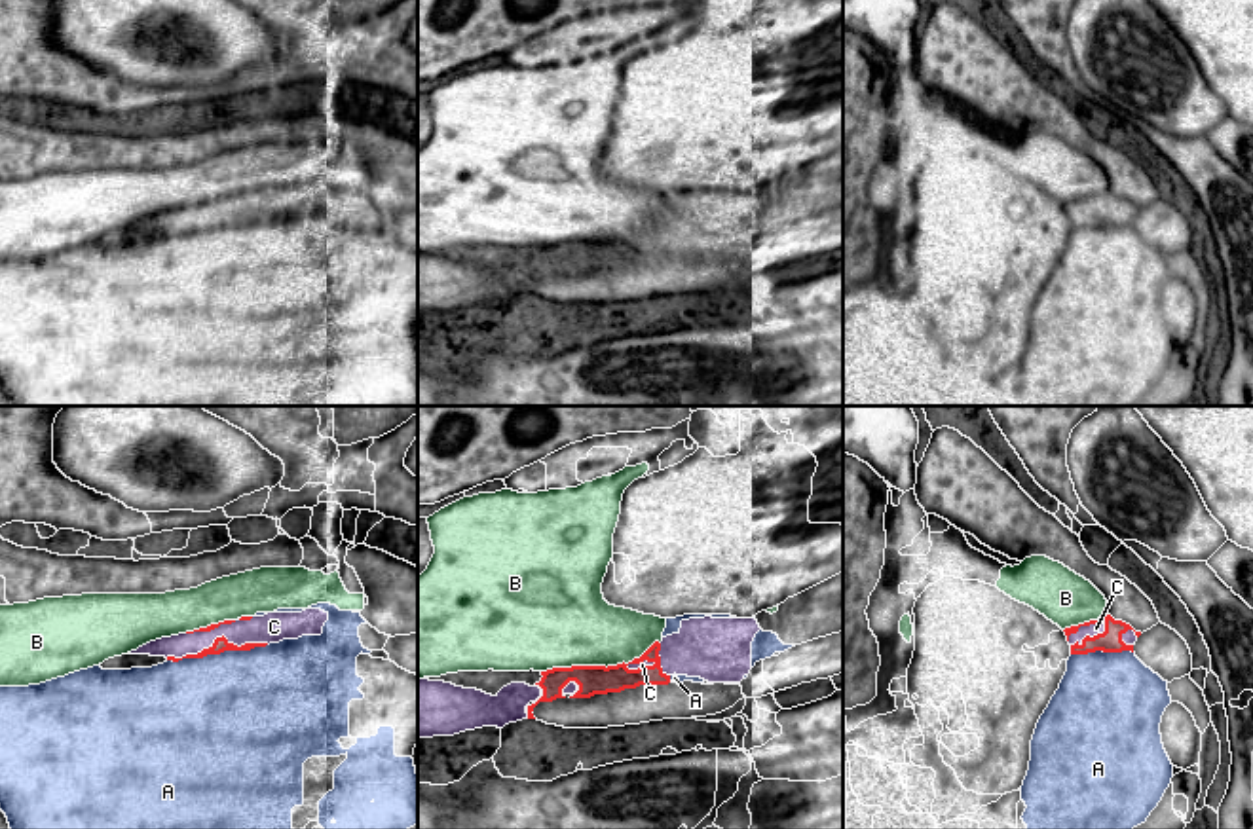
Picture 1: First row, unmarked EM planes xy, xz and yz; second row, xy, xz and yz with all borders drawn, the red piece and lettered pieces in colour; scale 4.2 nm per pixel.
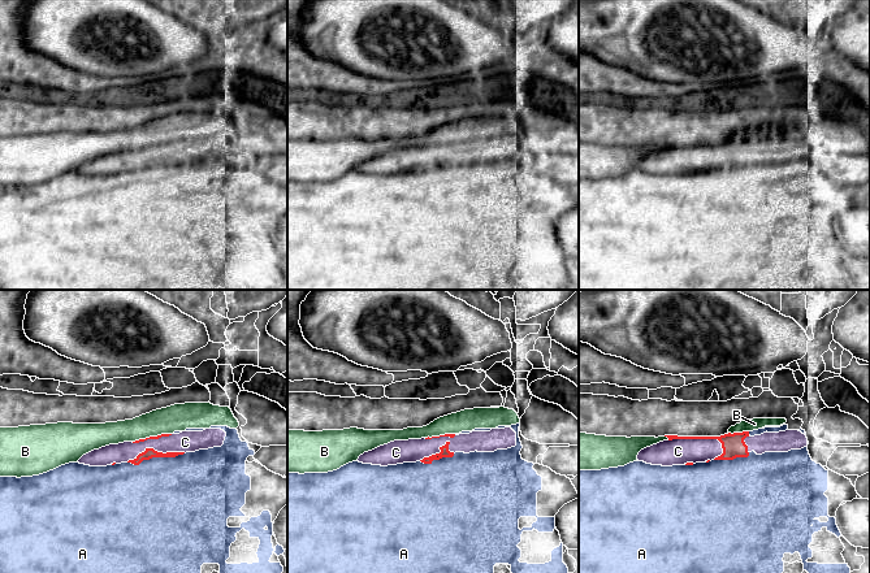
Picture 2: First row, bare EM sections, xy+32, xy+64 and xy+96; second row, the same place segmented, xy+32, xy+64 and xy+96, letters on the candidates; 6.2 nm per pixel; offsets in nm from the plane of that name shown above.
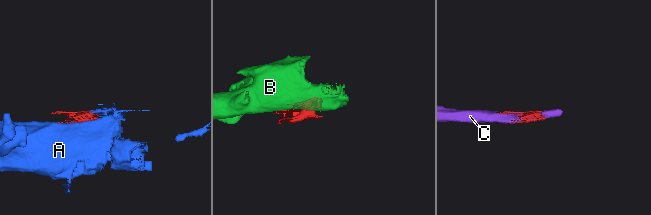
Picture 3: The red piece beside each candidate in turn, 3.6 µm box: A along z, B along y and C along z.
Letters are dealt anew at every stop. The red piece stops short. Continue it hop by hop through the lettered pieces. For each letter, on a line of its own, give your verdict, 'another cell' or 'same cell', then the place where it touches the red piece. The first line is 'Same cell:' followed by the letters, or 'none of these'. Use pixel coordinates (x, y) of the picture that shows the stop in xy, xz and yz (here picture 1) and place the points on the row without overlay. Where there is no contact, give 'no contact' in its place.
Same cell: C
A: another cell; contact xy (217, 228)
B: another cell; contact xz (600, 241)
C: same cell; contact xy (217, 213)

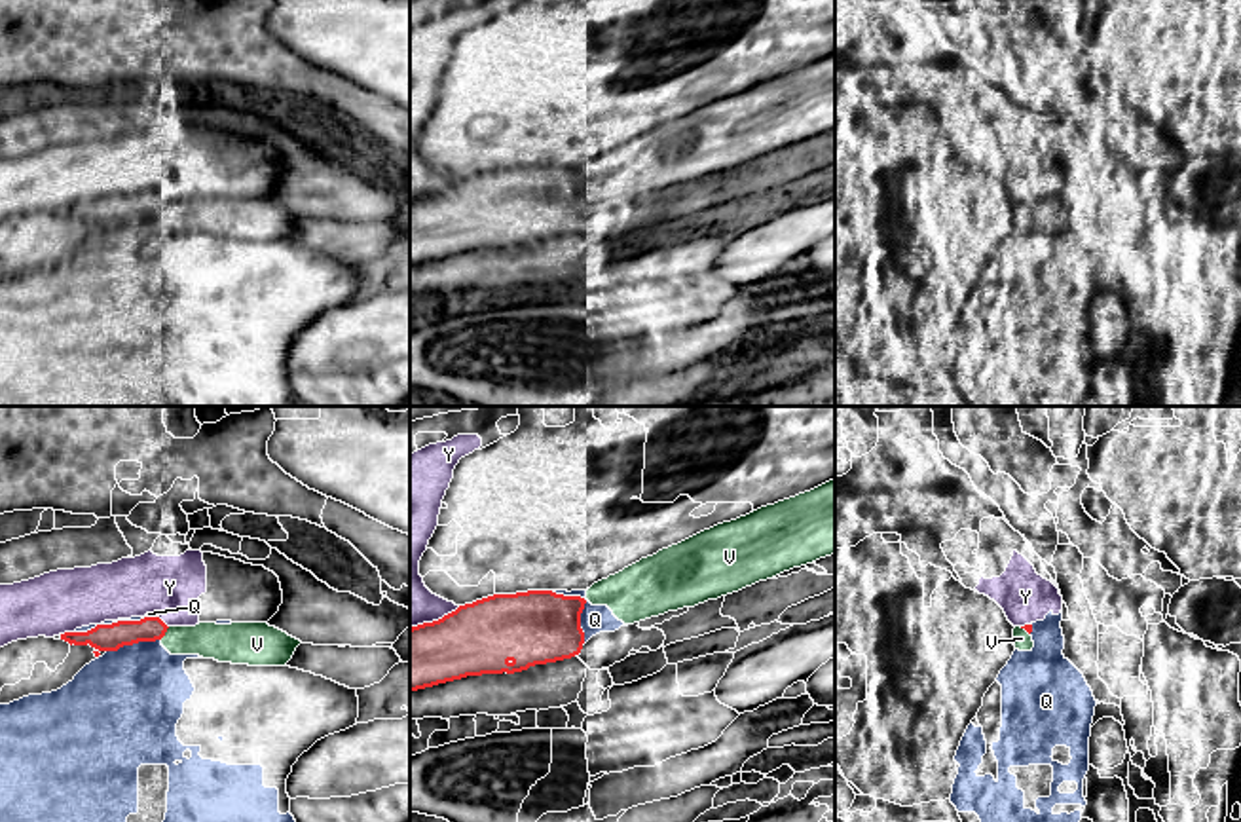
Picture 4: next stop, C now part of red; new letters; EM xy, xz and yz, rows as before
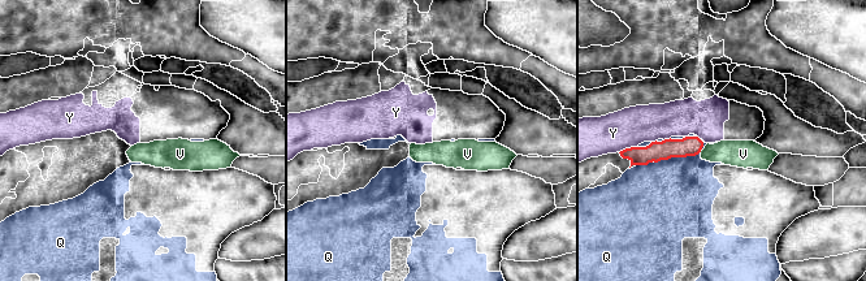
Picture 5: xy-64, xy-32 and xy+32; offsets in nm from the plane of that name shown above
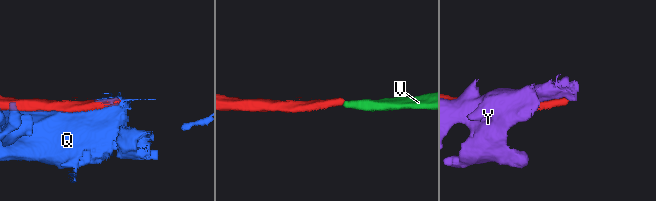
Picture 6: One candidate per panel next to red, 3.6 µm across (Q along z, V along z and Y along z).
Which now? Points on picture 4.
Same cell: V
Q: another cell; contact xz (583, 181)
V: same cell; contact xy (166, 205)
Y: another cell; contact xy (162, 196)

